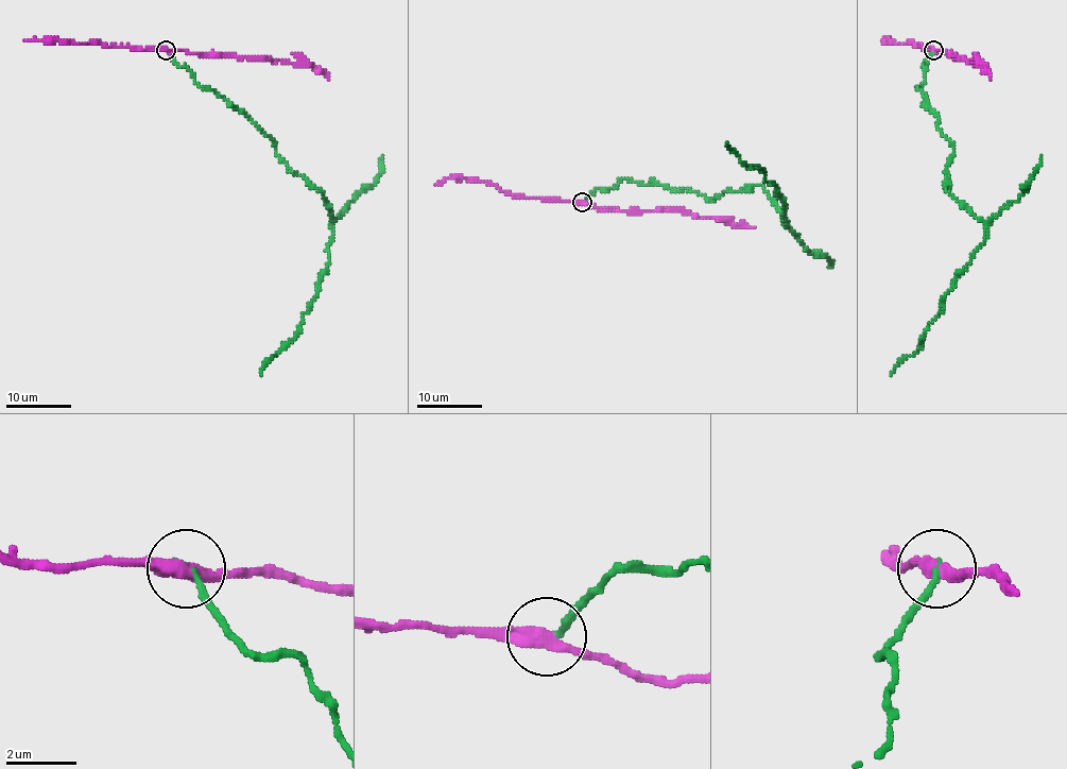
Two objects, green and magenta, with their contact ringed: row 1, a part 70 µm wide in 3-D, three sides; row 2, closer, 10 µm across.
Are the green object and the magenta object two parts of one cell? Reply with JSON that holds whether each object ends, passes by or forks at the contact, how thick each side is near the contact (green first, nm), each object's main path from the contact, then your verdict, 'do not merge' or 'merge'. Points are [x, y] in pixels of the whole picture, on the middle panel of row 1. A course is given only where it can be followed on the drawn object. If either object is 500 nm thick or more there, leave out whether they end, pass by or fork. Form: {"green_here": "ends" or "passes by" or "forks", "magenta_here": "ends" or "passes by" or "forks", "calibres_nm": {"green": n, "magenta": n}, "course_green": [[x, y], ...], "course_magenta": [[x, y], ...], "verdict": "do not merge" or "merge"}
{"green_here": "ends", "magenta_here": "passes by", "calibres_nm": {"green": 140, "magenta": 400}, "course_green": [[583, 202], [622, 178], [689, 189], [708, 200], [758, 184], [788, 222], [762, 171], [747, 168], [726, 142]], "course_magenta": [[583, 202], [605, 210], [683, 210], [698, 217], [724, 218], [756, 226]], "verdict": "do not merge"}

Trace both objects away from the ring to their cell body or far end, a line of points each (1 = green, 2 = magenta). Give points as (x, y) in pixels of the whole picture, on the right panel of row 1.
1: (933, 49), (917, 88), (952, 147), (944, 189), (985, 223), (985, 240), (941, 298), (921, 344), (891, 374)
2: (933, 49), (983, 64), (990, 79)

